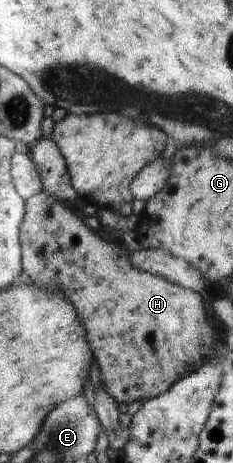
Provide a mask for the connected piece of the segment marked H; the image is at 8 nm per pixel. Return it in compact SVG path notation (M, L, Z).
M43 191L24 203L25 216L20 230L21 269L33 283L62 292L72 304L97 360L103 389L118 405L144 402L162 395L189 373L197 361L205 361L213 355L215 330L207 321L208 305L199 292L132 267L125 246L101 230L90 229L75 207L67 207Z

